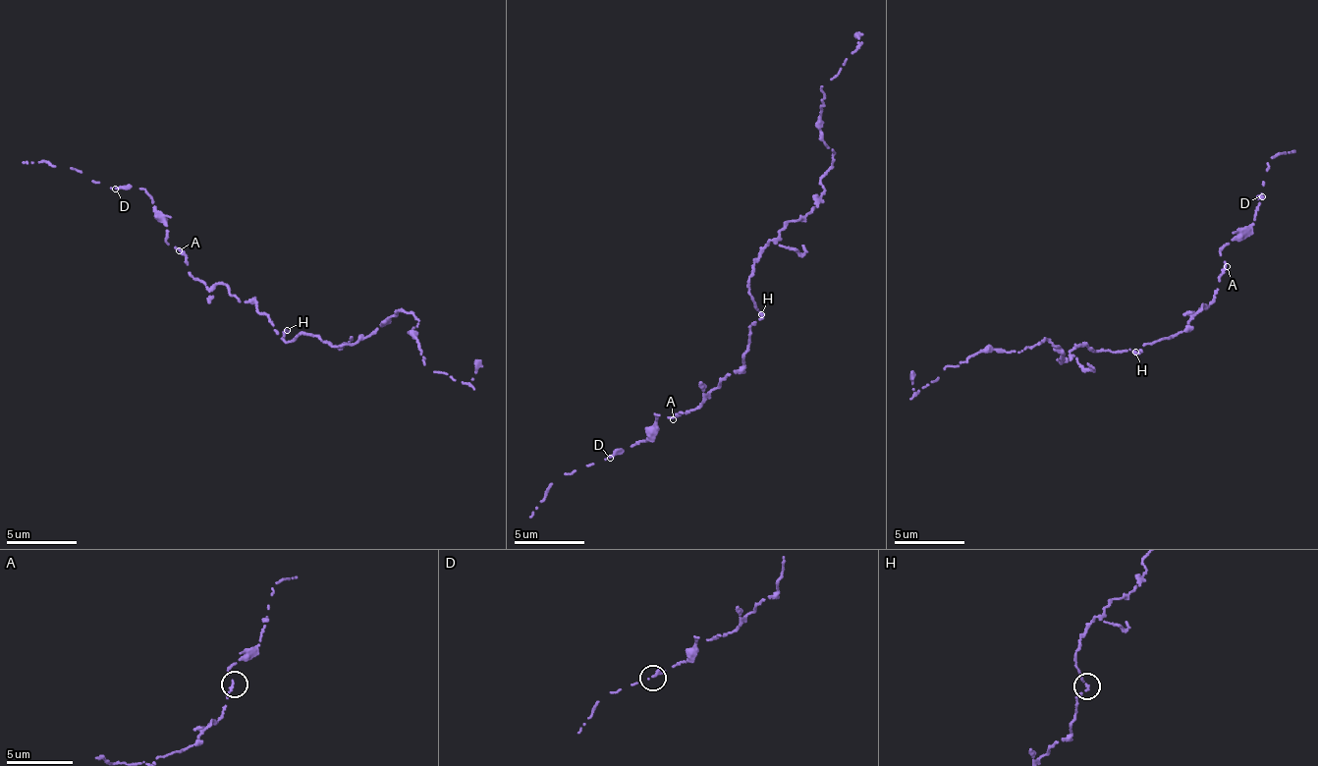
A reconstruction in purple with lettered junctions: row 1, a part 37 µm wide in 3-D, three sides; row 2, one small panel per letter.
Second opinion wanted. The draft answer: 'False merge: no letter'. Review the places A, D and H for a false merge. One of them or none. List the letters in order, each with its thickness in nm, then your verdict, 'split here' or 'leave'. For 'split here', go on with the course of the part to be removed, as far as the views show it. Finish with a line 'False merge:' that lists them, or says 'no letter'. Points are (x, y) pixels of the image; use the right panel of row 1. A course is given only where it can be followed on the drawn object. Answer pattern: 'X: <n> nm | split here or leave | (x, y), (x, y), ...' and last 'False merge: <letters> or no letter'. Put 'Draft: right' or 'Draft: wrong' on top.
Draft: right
A: 260 nm | leave
D: 280 nm | leave
H: 240 nm | leave
False merge: no letter

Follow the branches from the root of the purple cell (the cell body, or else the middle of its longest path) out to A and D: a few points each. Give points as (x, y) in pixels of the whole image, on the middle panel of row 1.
A: (756, 307), (760, 313), (748, 330), (743, 365), (708, 391), (695, 410), (673, 419)
D: (756, 307), (760, 313), (748, 330), (740, 369), (686, 414), (656, 413), (653, 434), (616, 450), (610, 458)

